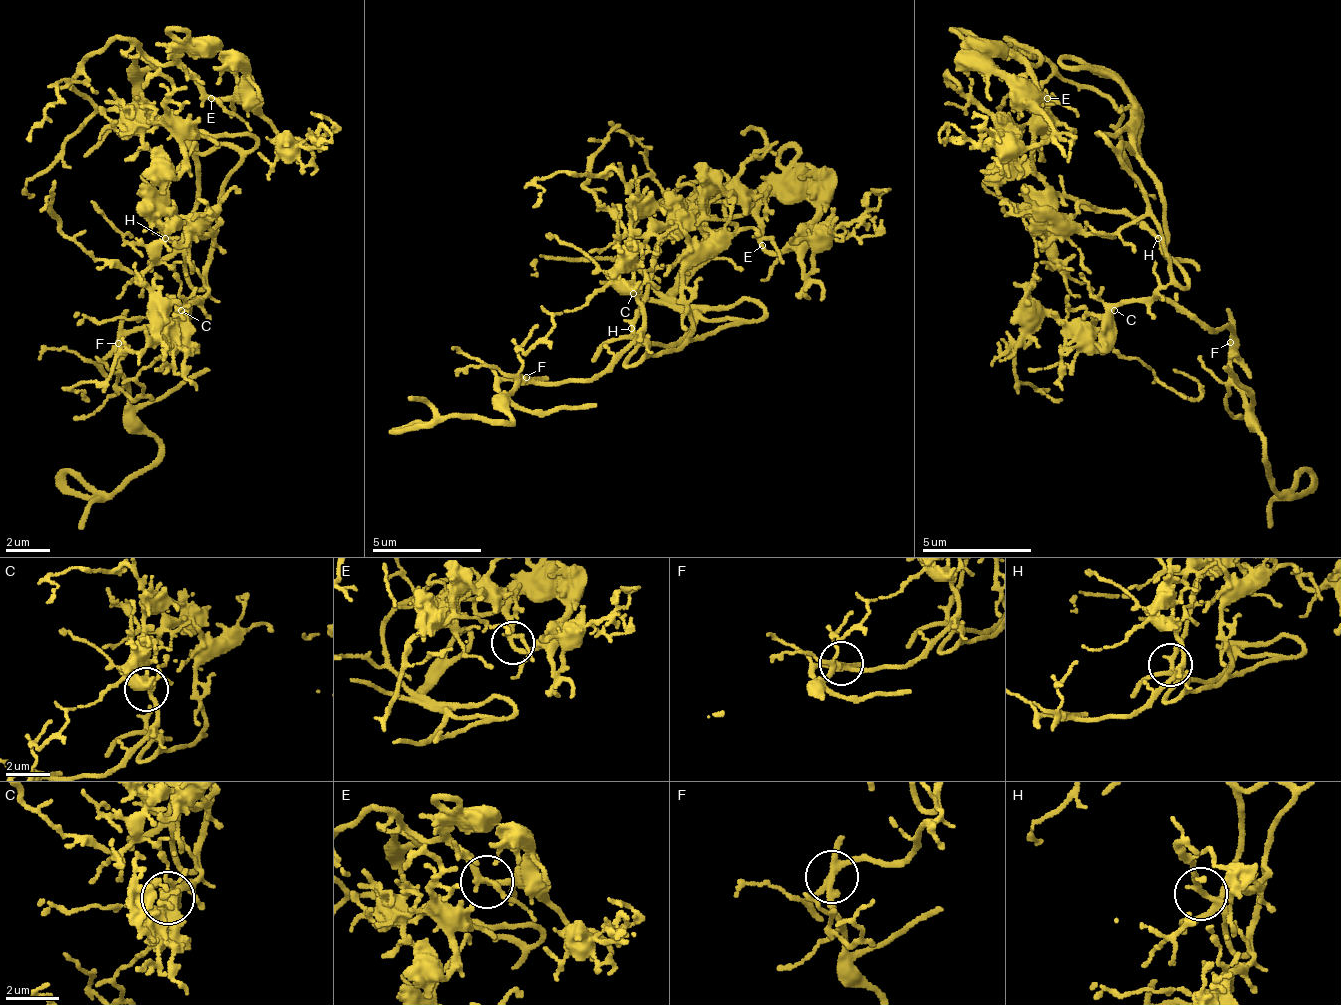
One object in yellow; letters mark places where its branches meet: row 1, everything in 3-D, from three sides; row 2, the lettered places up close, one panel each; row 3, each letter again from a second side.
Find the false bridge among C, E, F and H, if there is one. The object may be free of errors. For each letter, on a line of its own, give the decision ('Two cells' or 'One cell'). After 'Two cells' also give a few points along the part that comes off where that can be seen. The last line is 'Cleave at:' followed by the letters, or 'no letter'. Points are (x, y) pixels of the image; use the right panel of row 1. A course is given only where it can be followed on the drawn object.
C: One cell
E: One cell
F: One cell
H: One cell
Cleave at: no letter

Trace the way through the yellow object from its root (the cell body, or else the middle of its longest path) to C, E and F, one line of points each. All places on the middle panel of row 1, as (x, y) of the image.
C: (673, 234), (669, 234), (672, 229), (658, 228), (659, 250), (647, 282), (633, 293)
E: (673, 234), (701, 213), (667, 192), (663, 203), (709, 181), (728, 214), (751, 214), (764, 246)
F: (673, 234), (652, 262), (650, 300), (634, 327), (648, 343), (584, 381), (524, 375)

